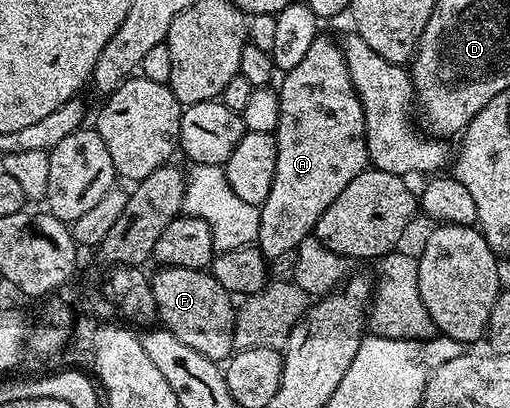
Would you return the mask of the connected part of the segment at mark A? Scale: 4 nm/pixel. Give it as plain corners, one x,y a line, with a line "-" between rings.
319,34
305,58
293,69
282,73
278,84
279,124
273,133
277,146
277,166
273,186
269,186
269,194
259,208
257,241
259,251
271,262
282,256
290,257
299,243
314,233
321,214
333,206
333,198
337,198
337,194
341,194
341,190
345,190
345,186
349,186
357,174
366,172
369,167
365,114
357,90
349,78
342,47
336,41
334,44
325,34

